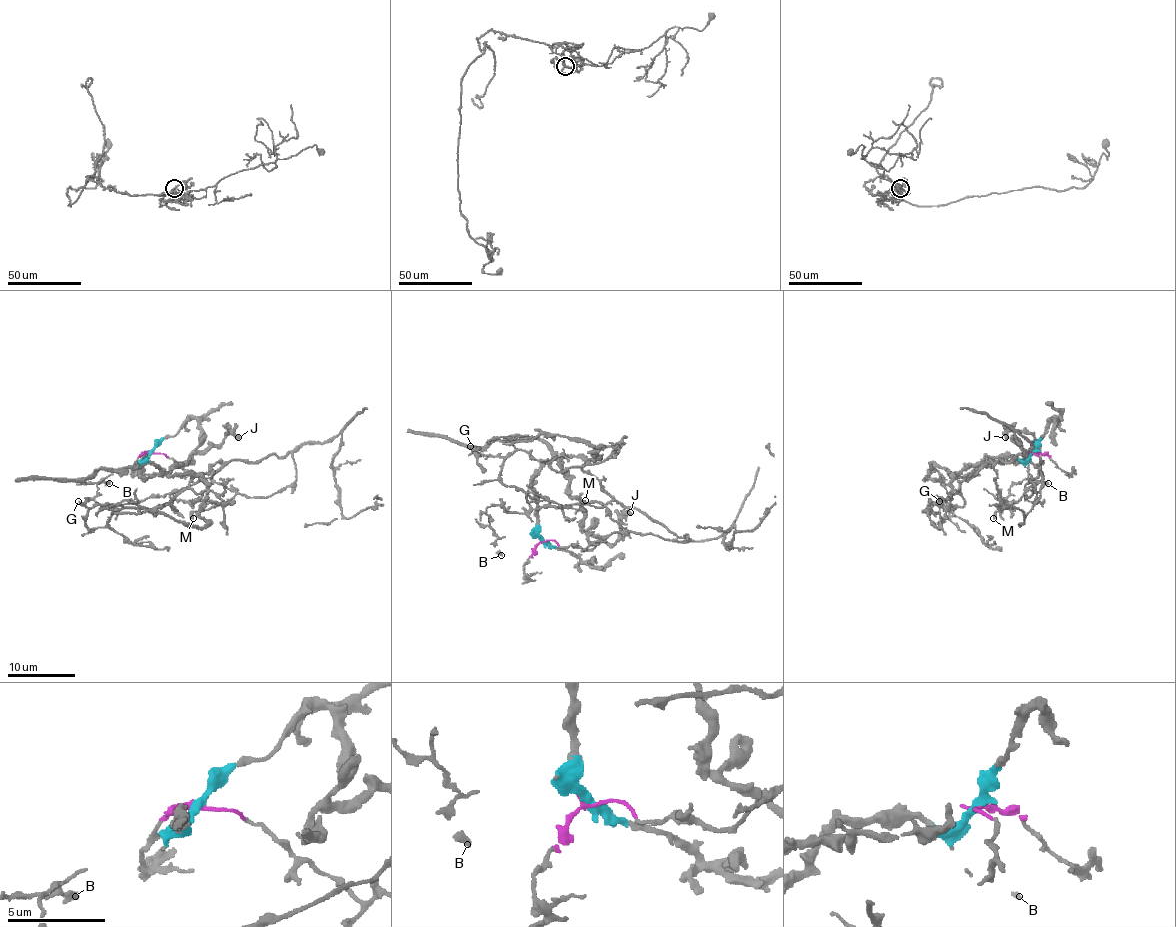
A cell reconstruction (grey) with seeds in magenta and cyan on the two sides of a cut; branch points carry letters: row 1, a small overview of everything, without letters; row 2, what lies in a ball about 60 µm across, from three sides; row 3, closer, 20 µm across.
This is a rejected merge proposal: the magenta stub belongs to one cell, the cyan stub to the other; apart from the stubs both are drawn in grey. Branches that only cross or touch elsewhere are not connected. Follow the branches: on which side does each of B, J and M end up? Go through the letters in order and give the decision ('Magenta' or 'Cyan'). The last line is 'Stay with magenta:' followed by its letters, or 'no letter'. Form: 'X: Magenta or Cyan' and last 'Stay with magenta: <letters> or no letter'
B: Magenta
J: Cyan
M: Magenta
Stay with magenta: B, M

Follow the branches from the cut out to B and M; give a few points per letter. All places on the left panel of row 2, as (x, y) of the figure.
B: (150, 451), (249, 497), (296, 480), (289, 453), (230, 460), (131, 503), (94, 500), (109, 483)
M: (150, 451), (173, 458), (207, 485), (220, 483), (235, 493), (225, 502), (193, 512), (193, 519)

